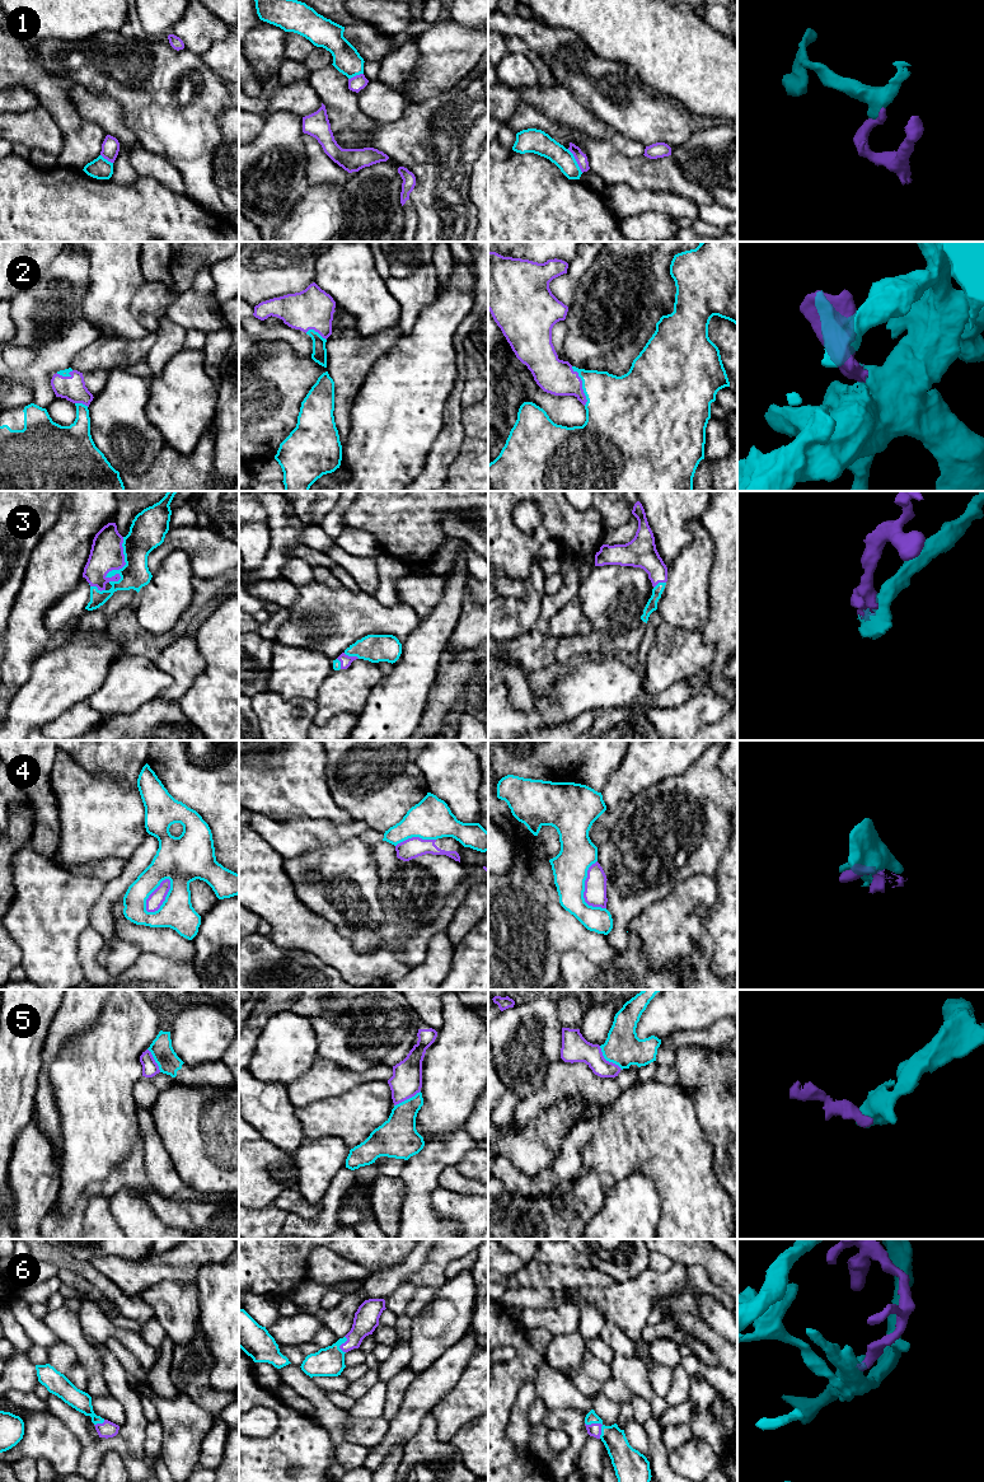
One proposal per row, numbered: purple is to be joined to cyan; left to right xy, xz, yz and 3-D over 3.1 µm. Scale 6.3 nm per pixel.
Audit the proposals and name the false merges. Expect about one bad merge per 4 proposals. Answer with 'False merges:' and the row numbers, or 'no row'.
False merges: 1, 4, 5

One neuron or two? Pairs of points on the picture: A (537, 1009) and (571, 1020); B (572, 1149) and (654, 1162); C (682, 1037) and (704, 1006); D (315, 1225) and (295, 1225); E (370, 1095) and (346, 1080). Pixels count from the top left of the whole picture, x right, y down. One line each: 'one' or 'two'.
A: two
B: one
C: two
D: one
E: two

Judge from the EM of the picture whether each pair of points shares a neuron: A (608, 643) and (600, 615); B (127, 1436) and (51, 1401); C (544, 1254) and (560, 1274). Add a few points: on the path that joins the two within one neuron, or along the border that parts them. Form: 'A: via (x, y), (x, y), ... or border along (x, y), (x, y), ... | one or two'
A: border along (594, 629), (612, 637) | two
B: via (108, 1443), (93, 1443), (70, 1419) | one
C: border along (534, 1258), (548, 1266), (579, 1266), (582, 1268) | two

